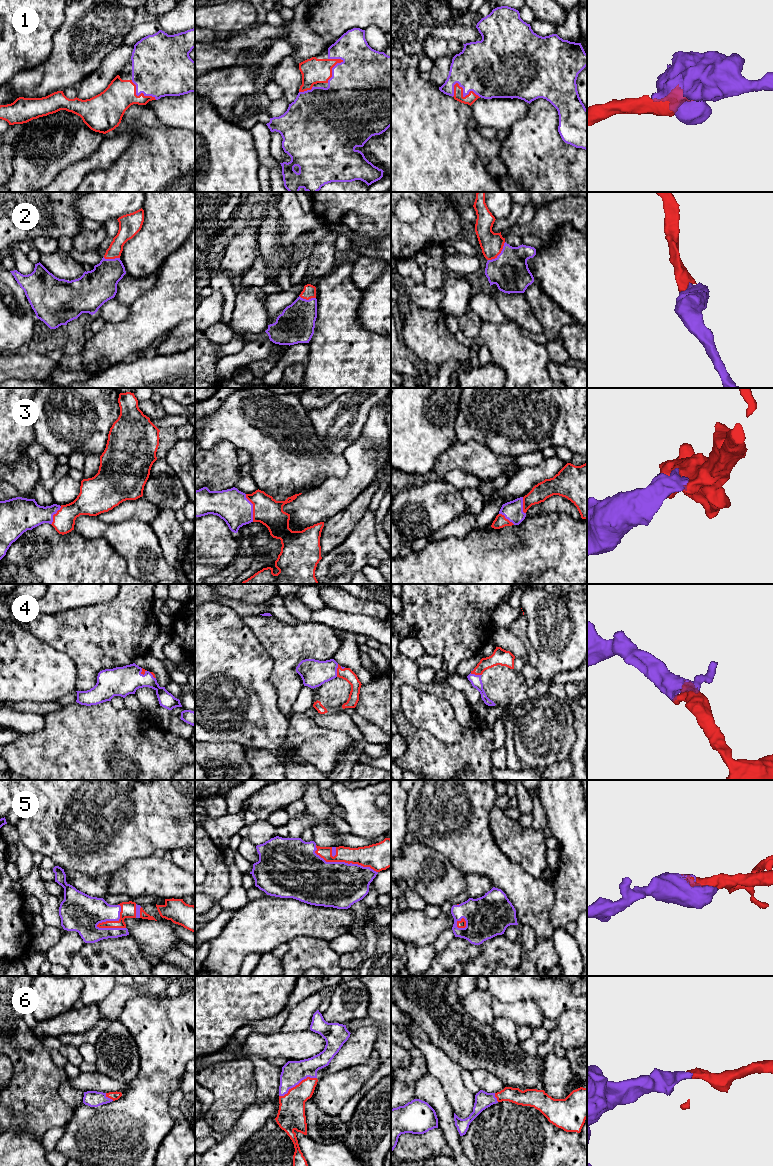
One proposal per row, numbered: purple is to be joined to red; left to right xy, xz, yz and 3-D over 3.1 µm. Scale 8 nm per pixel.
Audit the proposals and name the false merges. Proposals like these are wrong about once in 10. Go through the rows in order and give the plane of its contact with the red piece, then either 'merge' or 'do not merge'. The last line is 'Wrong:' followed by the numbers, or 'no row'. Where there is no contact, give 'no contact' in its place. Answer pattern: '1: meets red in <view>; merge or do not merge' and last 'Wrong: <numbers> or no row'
1: meets red in yz; merge
2: meets red in yz; merge
3: meets red in xz; merge
4: meets red in xz; merge
5: meets red in xz; merge
6: meets red in xz; merge
Wrong: no row

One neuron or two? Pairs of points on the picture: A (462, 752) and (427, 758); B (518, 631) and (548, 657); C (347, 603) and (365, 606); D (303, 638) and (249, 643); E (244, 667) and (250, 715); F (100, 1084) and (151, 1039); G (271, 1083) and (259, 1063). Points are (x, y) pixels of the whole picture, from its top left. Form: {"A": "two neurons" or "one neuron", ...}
{"A": "one neuron", "B": "two neurons", "C": "one neuron", "D": "two neurons", "E": "one neuron", "F": "two neurons", "G": "one neuron"}

